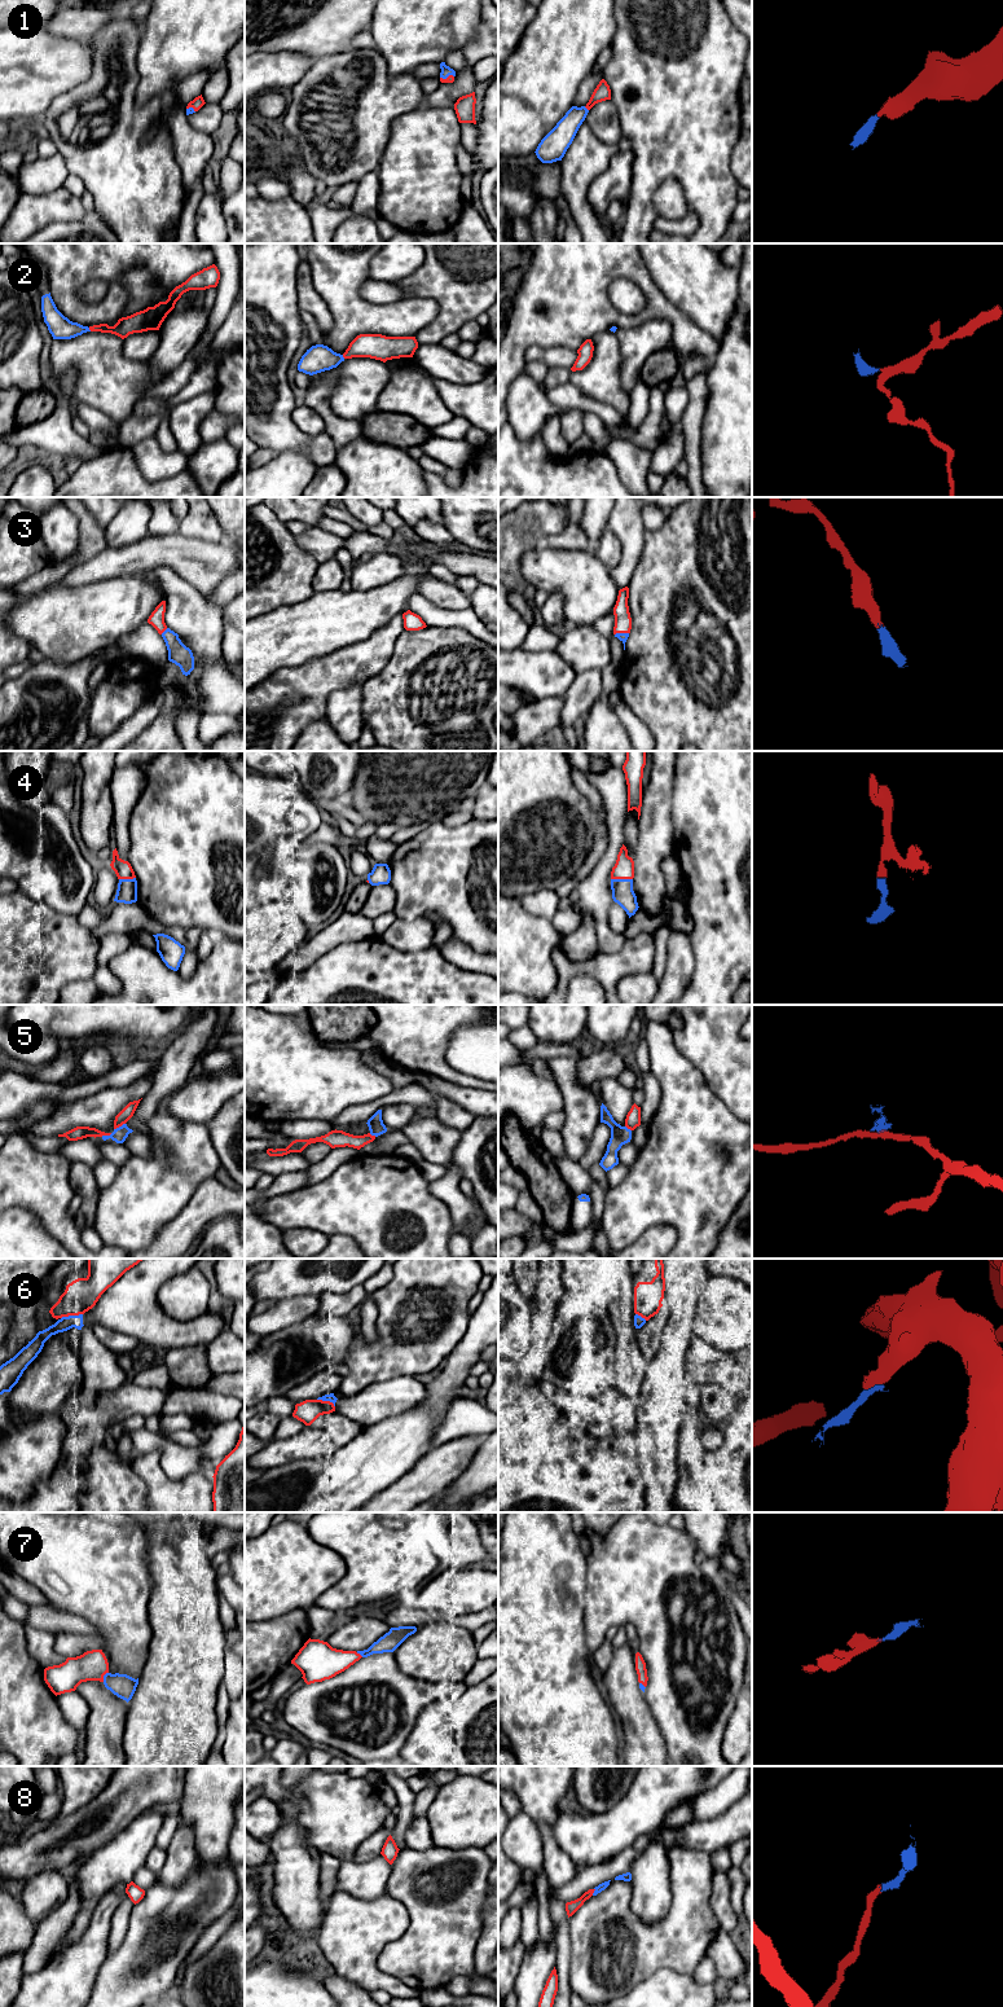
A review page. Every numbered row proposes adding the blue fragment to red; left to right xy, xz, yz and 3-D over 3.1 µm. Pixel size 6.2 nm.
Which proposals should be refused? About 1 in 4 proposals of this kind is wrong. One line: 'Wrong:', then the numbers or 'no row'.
Wrong: 5, 6

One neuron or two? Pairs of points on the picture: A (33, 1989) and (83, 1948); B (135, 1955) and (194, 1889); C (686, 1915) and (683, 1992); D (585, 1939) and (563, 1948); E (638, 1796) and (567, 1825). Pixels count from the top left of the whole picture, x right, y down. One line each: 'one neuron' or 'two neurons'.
A: one neuron
B: one neuron
C: two neurons
D: two neurons
E: one neuron

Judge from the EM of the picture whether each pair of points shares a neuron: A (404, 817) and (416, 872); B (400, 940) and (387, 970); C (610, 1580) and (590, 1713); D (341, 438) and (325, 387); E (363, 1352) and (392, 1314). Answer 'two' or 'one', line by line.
A: two
B: two
C: two
D: one
E: one

